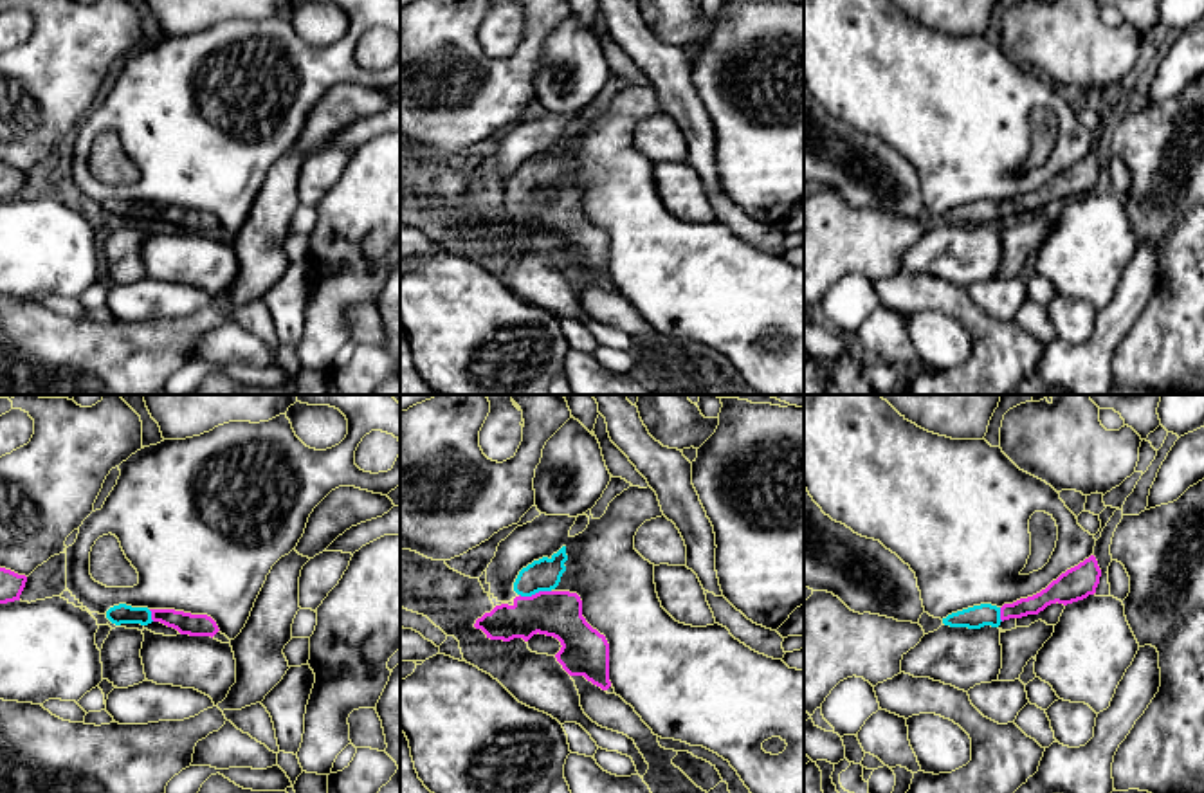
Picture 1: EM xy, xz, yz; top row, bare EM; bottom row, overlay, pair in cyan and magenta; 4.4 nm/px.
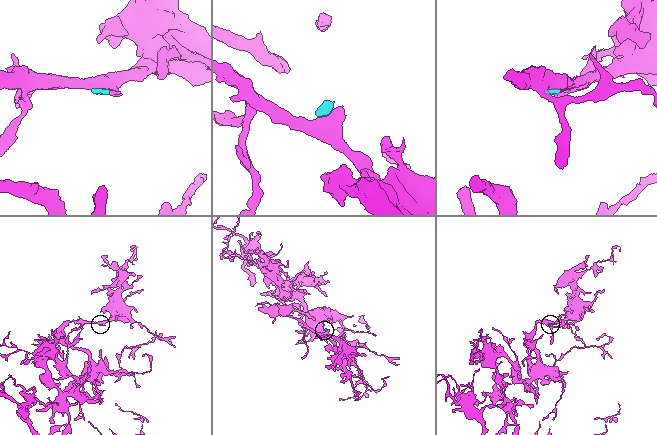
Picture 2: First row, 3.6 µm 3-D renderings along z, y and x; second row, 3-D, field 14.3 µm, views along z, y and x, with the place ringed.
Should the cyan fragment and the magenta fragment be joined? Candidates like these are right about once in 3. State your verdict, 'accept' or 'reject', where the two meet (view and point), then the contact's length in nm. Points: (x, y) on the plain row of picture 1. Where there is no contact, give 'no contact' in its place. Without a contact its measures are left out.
accept | xz (534, 190) | 150 nm

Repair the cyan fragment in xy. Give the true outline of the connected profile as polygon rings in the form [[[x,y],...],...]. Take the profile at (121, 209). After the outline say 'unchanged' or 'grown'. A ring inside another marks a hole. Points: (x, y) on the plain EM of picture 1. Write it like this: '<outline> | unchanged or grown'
[[[126,200],[114,202],[106,207],[106,214],[115,220],[141,220],[160,218],[168,223],[177,225],[180,231],[189,232],[214,232],[220,225],[216,218],[207,211],[191,211],[175,205],[148,205],[132,204]]] | grown

